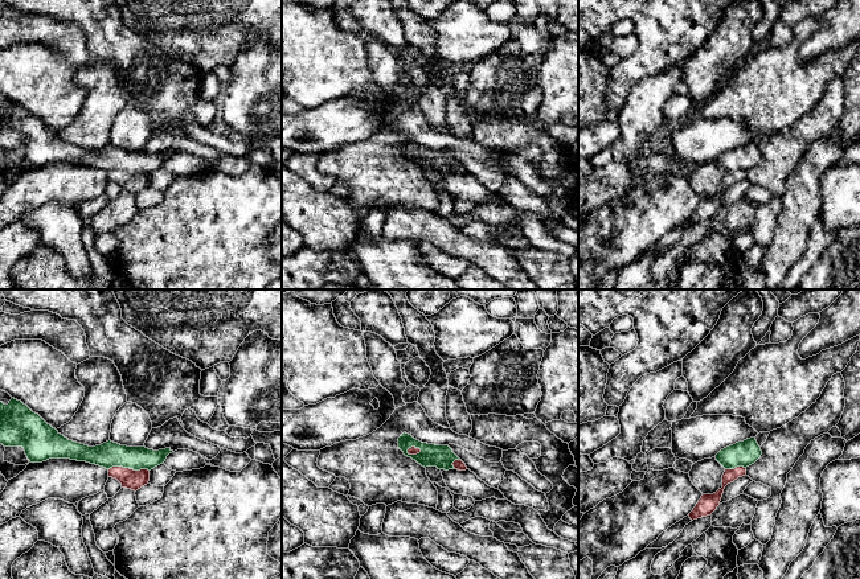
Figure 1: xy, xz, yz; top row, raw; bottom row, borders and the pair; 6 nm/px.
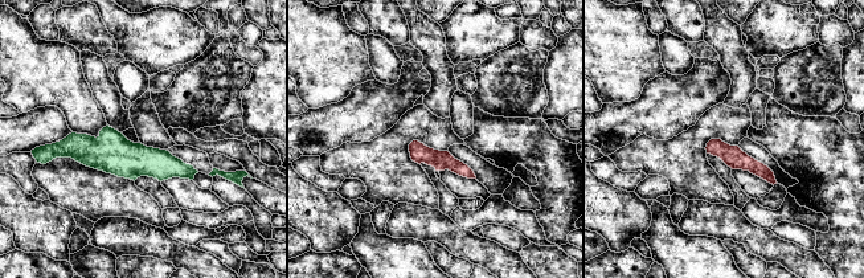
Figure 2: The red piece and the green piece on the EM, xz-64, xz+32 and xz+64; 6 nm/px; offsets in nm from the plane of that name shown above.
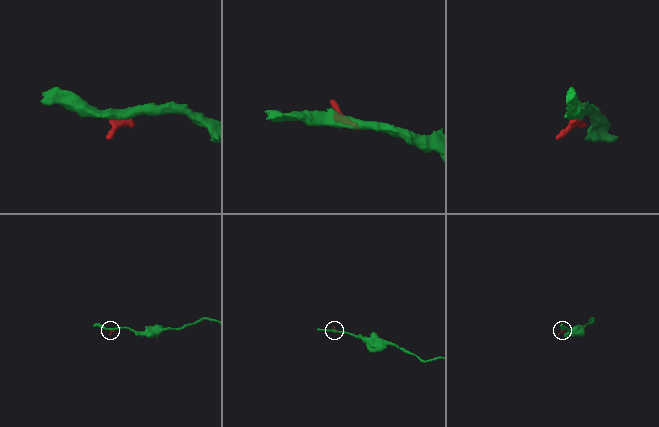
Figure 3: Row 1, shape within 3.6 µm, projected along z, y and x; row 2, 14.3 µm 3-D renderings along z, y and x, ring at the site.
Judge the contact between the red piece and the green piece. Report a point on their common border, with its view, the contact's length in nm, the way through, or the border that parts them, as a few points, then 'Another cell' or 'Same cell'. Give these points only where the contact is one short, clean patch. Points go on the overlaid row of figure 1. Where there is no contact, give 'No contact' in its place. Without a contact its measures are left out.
Touches red at xy (128, 468). Shared border 240 nm. Boundary: xy (109, 468), (128, 467), (148, 471). Another cell

